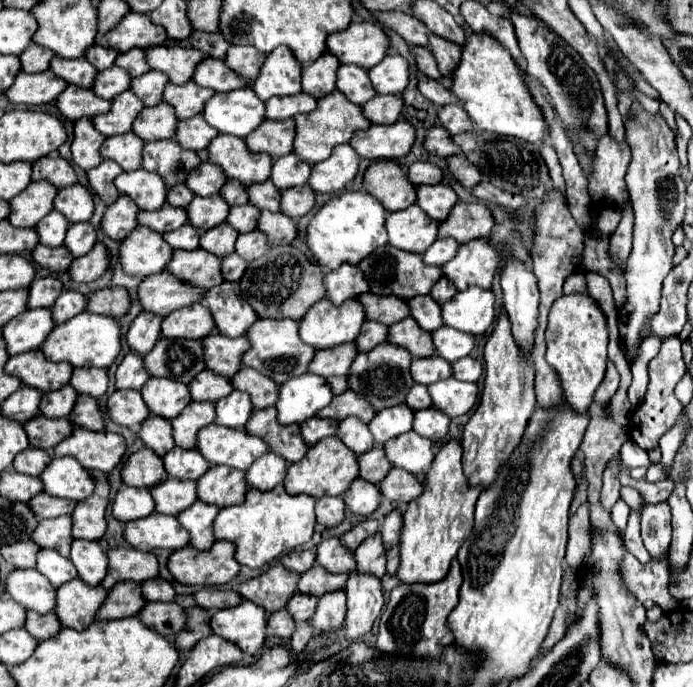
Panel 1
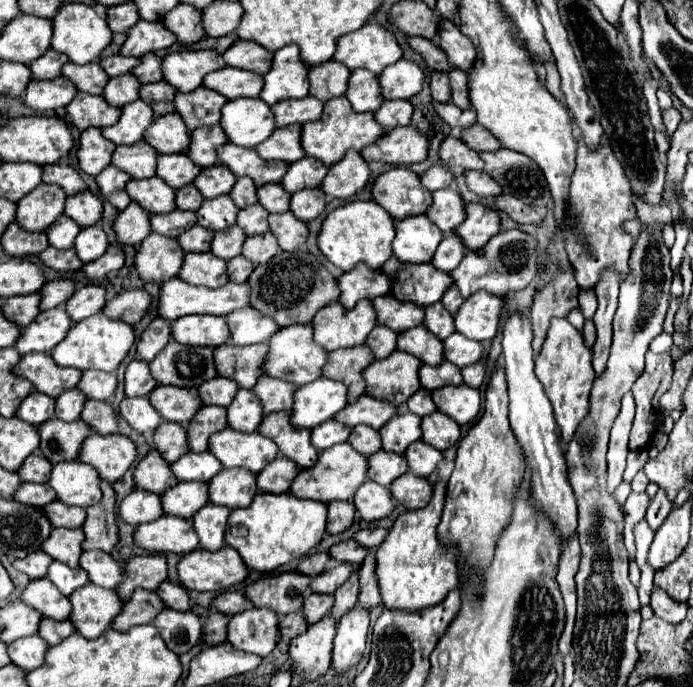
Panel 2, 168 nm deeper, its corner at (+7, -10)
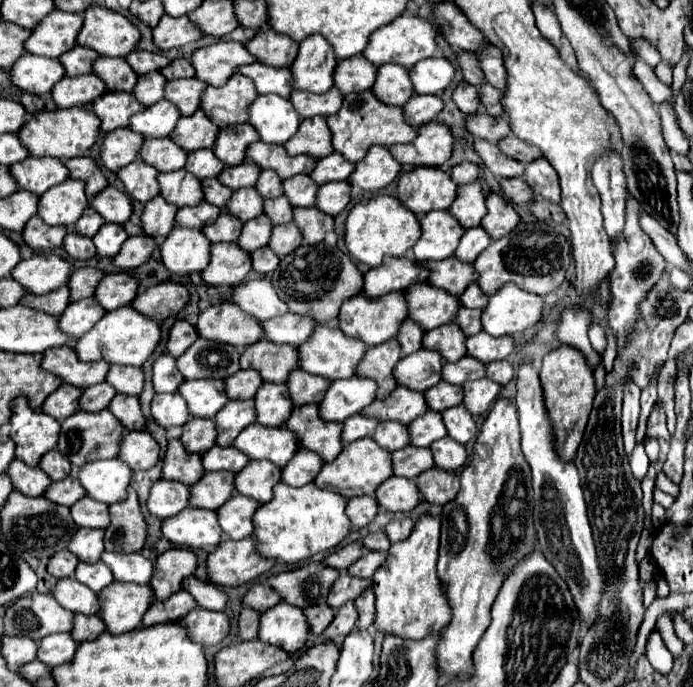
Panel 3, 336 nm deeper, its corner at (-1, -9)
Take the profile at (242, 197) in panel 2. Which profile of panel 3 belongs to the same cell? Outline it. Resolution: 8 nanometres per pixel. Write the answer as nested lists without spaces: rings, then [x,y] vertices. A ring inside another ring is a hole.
[[[266,169],[260,173],[260,179],[256,183],[256,189],[260,191],[260,195],[264,199],[274,199],[282,195],[282,179],[278,177],[278,173]]]

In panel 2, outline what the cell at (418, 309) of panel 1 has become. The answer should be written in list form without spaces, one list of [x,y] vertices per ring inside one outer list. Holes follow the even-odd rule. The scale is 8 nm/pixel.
[[[440,302],[424,308],[424,322],[422,324],[440,340],[444,340],[446,336],[450,336],[454,332],[454,318],[448,310],[444,310],[444,306]]]

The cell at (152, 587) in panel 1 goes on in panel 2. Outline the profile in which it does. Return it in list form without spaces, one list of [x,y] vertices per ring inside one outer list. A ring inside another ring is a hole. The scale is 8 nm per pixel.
[[[162,582],[158,588],[156,588],[156,594],[160,596],[160,600],[164,602],[166,608],[172,608],[172,610],[188,610],[190,604],[188,604],[188,592],[178,586],[178,584],[170,584],[170,582]]]

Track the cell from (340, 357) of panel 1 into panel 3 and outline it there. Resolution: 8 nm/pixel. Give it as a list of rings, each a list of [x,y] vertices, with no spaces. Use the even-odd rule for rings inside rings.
[[[390,339],[382,345],[370,347],[364,355],[364,359],[358,365],[360,377],[370,377],[378,383],[378,399],[386,399],[394,387],[398,387],[392,371],[400,359],[400,343],[396,339]]]

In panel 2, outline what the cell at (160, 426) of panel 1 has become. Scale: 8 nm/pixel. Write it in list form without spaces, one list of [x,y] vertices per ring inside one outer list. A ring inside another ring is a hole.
[[[162,422],[160,428],[154,430],[152,446],[162,454],[162,458],[172,464],[182,454],[188,452],[186,448],[186,428],[176,422]]]

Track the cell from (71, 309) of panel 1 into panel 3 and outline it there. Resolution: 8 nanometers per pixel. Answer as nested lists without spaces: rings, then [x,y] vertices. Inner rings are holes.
[[[118,271],[118,273],[106,275],[100,281],[94,297],[106,311],[112,311],[122,305],[130,305],[136,297],[138,289],[140,289],[140,279],[134,273]]]

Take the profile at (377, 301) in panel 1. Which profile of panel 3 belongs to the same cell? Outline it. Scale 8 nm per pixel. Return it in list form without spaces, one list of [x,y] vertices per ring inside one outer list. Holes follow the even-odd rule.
[[[420,281],[408,287],[406,301],[408,301],[408,311],[410,311],[408,317],[414,319],[424,331],[450,323],[460,307],[458,297],[426,281]]]

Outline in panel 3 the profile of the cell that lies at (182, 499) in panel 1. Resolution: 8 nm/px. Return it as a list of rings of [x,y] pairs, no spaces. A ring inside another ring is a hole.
[[[208,471],[196,485],[190,487],[190,505],[204,509],[218,509],[234,493],[232,471]]]

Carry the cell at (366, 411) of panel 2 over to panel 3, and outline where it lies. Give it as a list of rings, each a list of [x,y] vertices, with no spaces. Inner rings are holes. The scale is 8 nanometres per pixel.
[[[398,387],[390,393],[384,401],[374,401],[372,405],[364,408],[361,414],[378,419],[378,421],[400,421],[400,423],[412,423],[416,417],[424,415],[428,411],[424,393],[412,391],[408,387]]]

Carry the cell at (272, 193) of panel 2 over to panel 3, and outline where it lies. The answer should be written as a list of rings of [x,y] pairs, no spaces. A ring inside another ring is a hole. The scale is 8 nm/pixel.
[[[294,175],[284,181],[284,195],[294,207],[310,207],[316,203],[318,183],[310,175]]]

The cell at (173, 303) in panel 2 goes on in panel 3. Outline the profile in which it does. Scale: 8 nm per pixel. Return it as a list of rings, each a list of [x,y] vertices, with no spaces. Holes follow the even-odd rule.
[[[252,279],[232,289],[228,301],[254,315],[258,321],[266,321],[278,315],[286,315],[286,303],[276,295],[274,287],[266,279]]]

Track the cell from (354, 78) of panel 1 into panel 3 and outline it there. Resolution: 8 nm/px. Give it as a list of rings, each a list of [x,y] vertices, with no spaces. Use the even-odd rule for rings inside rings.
[[[388,63],[378,67],[378,75],[372,91],[382,103],[402,107],[414,95],[414,85],[410,81],[410,73],[406,67]]]

